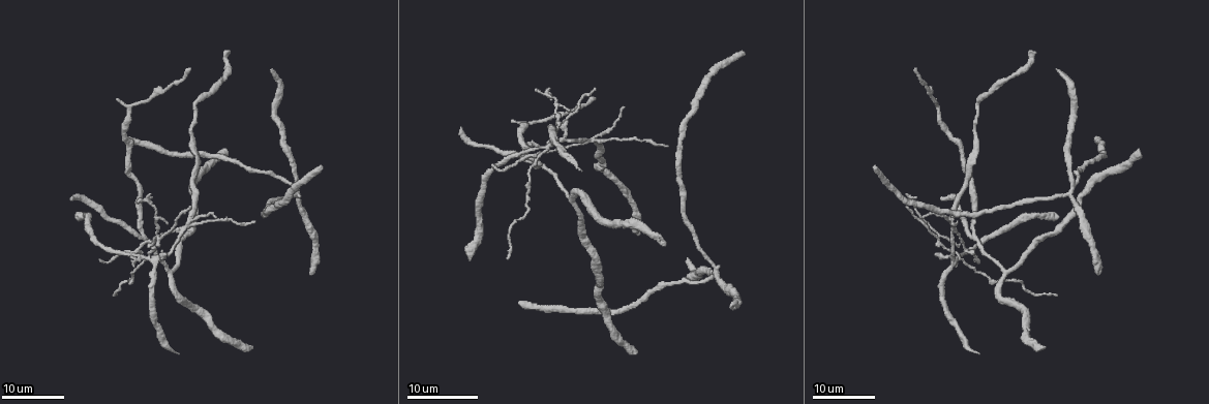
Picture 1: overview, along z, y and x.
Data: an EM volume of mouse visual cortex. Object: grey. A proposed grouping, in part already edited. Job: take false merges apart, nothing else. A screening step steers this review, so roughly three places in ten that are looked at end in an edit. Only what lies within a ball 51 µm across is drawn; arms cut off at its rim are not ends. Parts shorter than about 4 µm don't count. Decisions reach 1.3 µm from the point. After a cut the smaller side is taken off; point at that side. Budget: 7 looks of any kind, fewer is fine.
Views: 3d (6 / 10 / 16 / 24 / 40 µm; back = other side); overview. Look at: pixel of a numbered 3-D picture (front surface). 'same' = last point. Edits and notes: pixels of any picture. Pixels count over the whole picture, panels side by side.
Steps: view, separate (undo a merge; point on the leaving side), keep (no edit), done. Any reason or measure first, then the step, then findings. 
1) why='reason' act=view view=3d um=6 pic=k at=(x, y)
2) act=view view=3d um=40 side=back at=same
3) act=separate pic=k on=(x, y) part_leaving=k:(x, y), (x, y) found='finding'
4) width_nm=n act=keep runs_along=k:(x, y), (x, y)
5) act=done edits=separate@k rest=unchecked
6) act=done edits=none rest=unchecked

why='four-way junction' act=view view=3d um=16 pic=1 at=(187, 220)

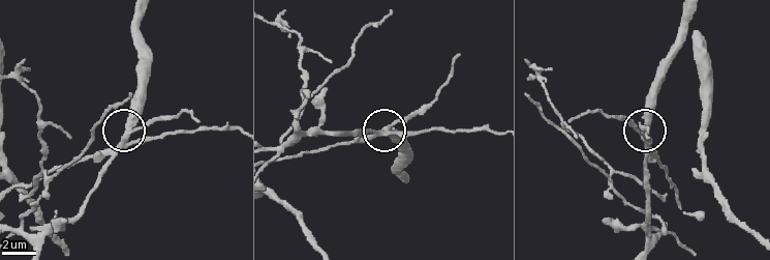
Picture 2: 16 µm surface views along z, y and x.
act=view view=3d um=10 pic=2 at=(125, 136)

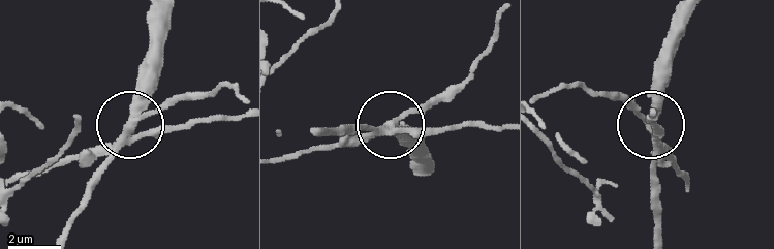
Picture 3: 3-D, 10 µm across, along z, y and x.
arms=4 act=separate pic=3 on=(83, 162) part_leaving=3:(119, 147), (22, 174) found='a second neuron is stuck on'

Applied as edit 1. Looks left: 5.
why='looks like a crossing' act=view view=3d um=10 pic=2 at=(283, 148)

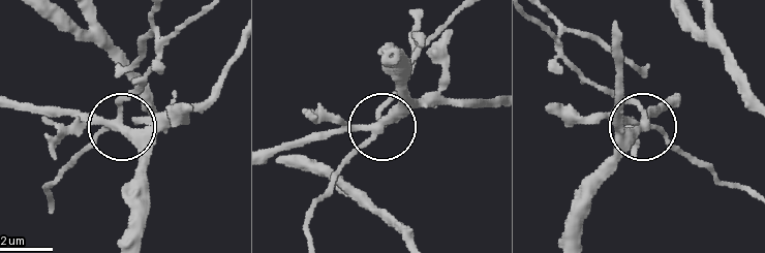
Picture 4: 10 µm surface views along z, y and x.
why='zoom in' act=view view=3d um=6 pic=4 at=(120, 127)

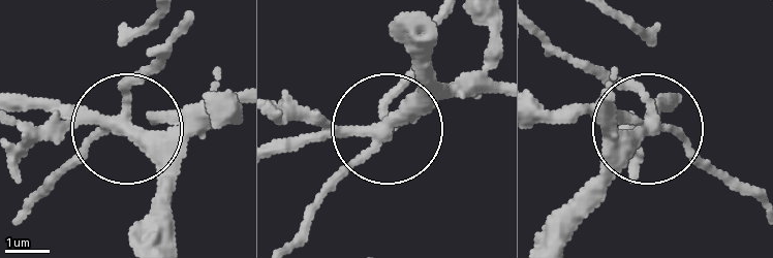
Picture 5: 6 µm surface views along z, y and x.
width_nm=290 act=separate pic=5 on=(141, 84) part_leaving=5:(648, 130), (755, 200) found='two neurons meet here'

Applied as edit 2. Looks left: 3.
act=view view=3d um=24 pic=1 at=(608, 315)

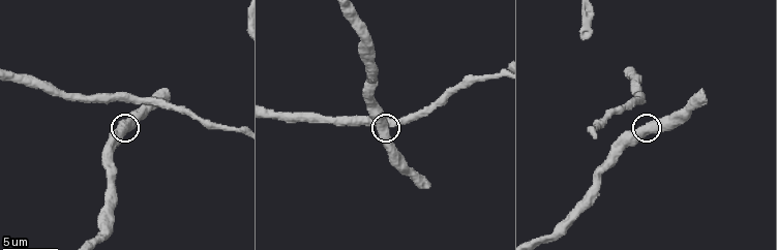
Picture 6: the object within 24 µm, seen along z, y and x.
why='zoom in' act=view view=3d um=10 pic=6 at=(123, 125)

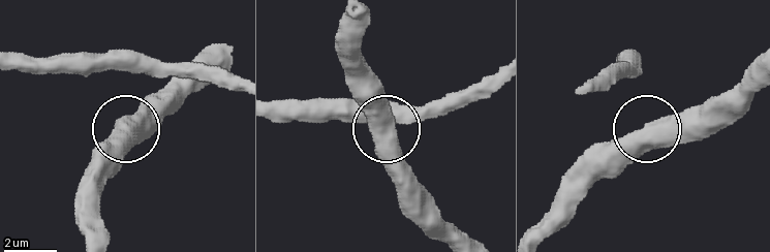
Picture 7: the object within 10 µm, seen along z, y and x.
width_nm=480 act=keep runs_along=7:(536, 234), (643, 130), (721, 128) found='one neuron here'

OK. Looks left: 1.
act=done edits=separate@3,separate@5 rest=unchecked

